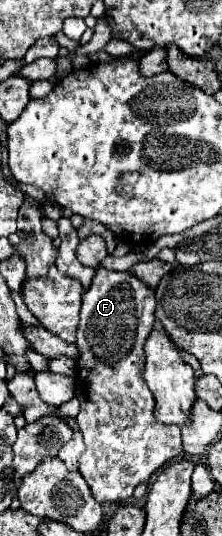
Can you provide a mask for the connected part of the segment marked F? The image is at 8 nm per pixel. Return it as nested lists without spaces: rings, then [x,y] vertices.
[[[100,267],[92,279],[90,289],[84,293],[80,323],[76,331],[76,347],[80,351],[76,377],[76,397],[80,401],[80,413],[76,421],[84,435],[86,451],[82,453],[82,459],[78,459],[78,469],[90,485],[90,491],[98,503],[126,501],[128,497],[132,497],[134,489],[142,481],[148,481],[152,473],[156,473],[164,463],[172,461],[182,453],[180,427],[170,427],[154,419],[154,395],[142,379],[144,343],[156,319],[154,309],[154,289],[150,289],[146,283],[140,283],[140,279],[130,271],[118,273]]]

